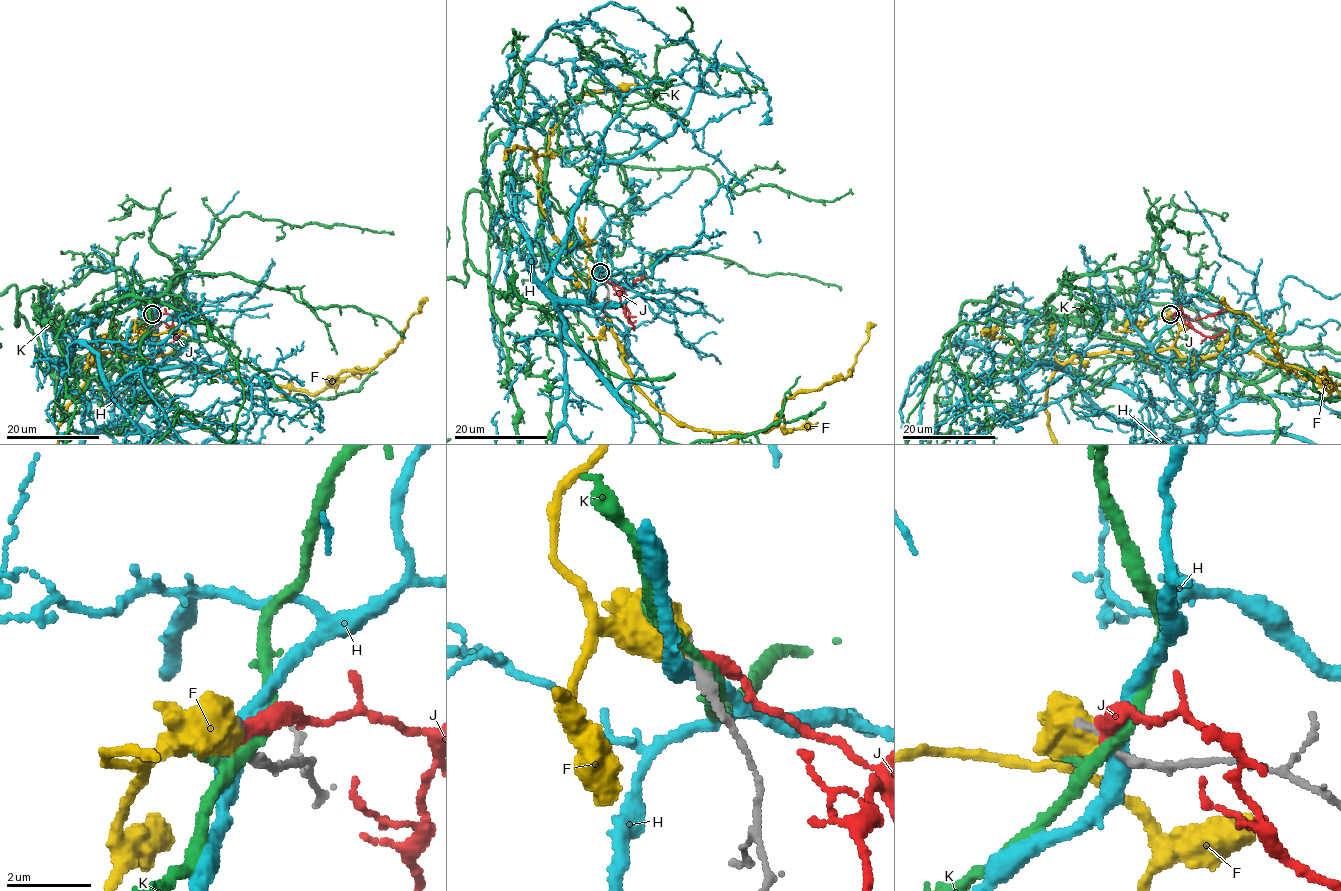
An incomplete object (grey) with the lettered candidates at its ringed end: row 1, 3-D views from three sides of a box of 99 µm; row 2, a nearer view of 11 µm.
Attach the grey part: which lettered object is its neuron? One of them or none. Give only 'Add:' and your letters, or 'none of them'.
Add: none of them

